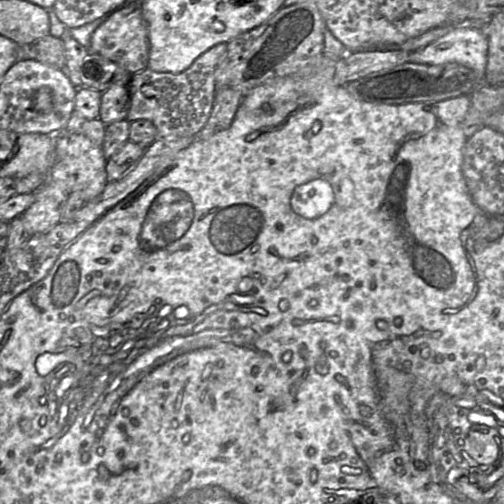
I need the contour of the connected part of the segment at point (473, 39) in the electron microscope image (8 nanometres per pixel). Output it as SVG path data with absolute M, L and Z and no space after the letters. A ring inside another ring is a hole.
M465 24L441 36L425 47L410 53L409 62L444 64L457 62L470 68L479 82L485 81L488 39L484 26Z

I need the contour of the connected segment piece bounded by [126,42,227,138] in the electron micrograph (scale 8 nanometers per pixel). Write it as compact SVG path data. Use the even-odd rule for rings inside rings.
M222 42L200 55L193 64L180 73L156 72L146 68L133 74L129 84L130 109L127 113L127 120L146 119L151 121L158 133L158 138L174 138L196 136L204 127L211 114L216 94L215 71L218 63L224 58L227 52L227 43Z

